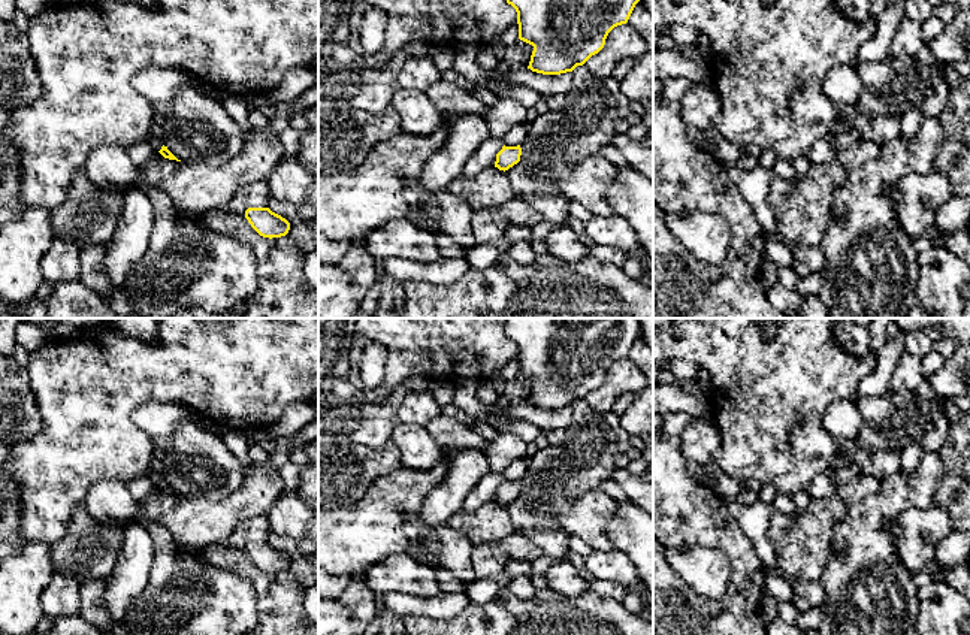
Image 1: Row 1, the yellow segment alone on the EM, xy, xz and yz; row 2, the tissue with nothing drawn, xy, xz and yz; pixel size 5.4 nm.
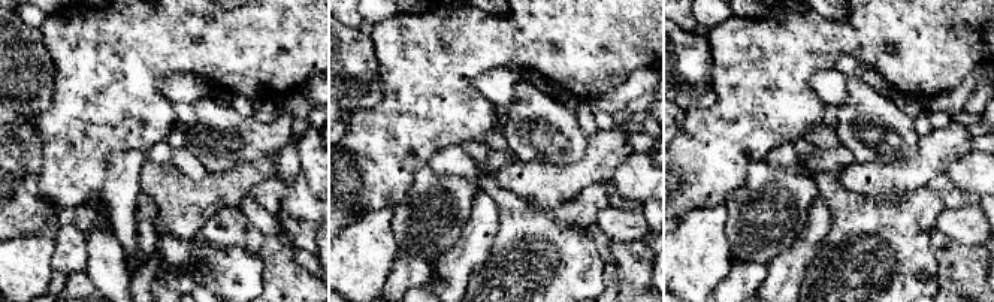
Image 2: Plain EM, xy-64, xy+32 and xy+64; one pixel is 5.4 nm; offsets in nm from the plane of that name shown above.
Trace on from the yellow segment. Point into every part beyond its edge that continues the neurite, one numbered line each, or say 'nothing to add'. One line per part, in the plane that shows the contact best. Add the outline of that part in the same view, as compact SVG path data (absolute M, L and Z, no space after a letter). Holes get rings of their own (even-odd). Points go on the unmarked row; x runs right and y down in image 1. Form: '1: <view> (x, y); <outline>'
1: xy (156, 477); M151 468L146 475L155 486L160 486L163 481L163 475L157 472L154 468Z

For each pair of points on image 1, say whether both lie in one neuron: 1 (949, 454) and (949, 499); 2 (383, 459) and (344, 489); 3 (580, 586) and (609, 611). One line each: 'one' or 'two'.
1: one
2: one
3: two

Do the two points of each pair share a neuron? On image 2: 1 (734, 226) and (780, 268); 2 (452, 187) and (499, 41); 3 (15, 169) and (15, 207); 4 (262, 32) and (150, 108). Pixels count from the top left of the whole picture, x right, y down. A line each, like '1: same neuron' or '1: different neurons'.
1: different neurons
2: different neurons
3: same neuron
4: same neuron

